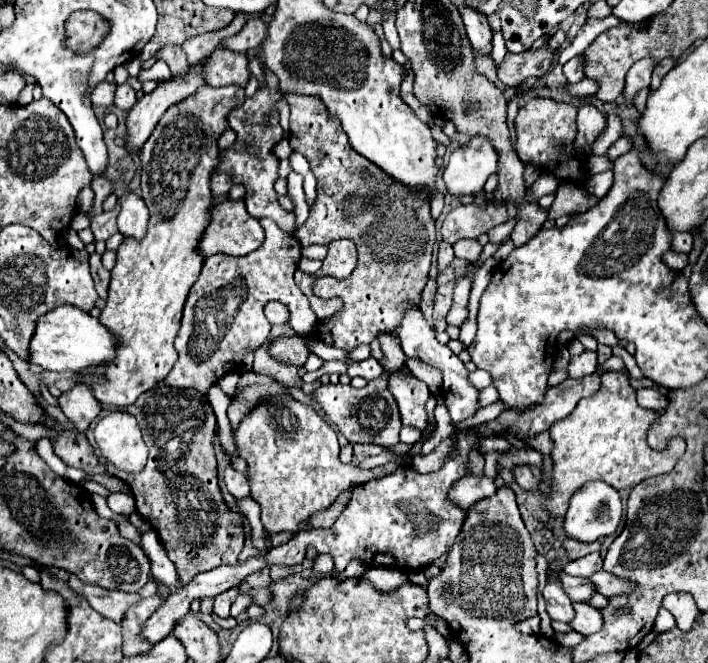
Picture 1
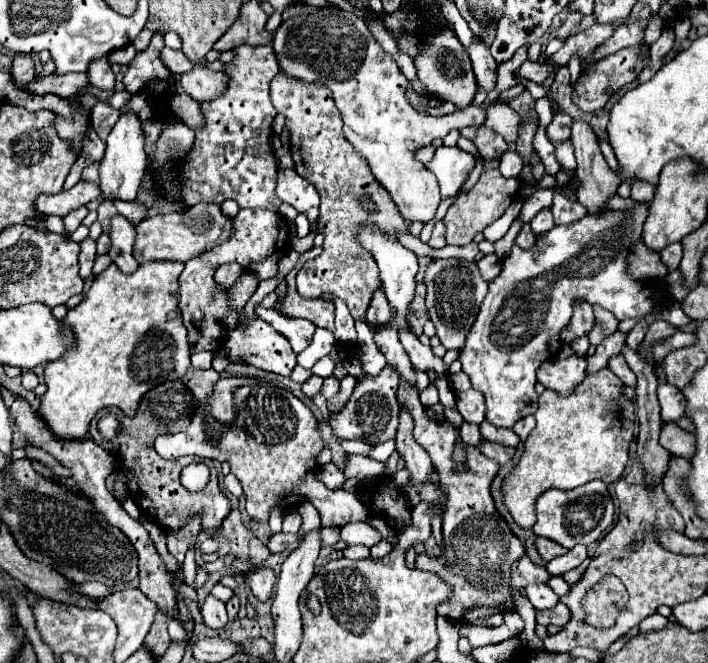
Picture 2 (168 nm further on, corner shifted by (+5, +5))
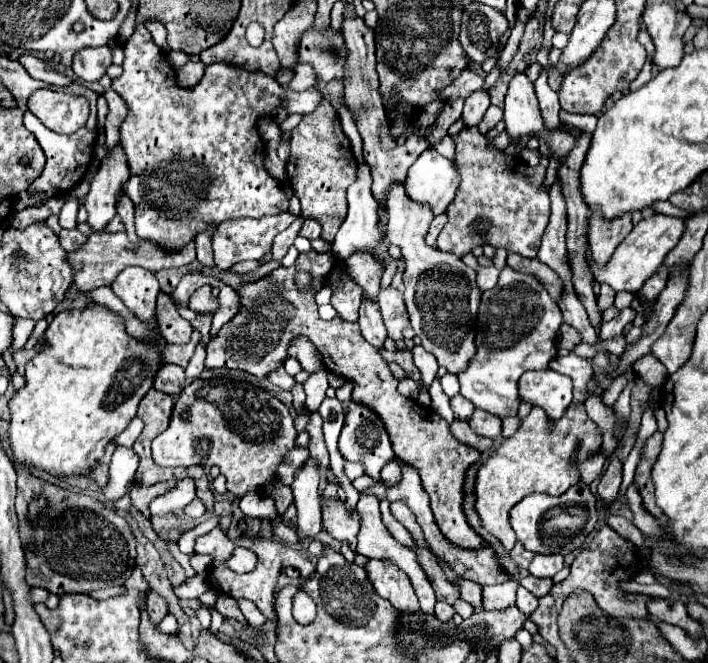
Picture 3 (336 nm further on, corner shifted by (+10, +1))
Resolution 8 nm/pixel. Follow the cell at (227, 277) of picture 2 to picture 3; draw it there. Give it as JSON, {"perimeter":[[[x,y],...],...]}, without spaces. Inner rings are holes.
{"perimeter":[[[212,227],[212,229],[208,229],[206,233],[202,233],[202,235],[198,235],[196,237],[196,241],[194,241],[194,245],[196,245],[196,259],[202,263],[202,265],[206,265],[206,267],[214,267],[214,261],[212,261],[212,233],[216,231],[216,227]]]}

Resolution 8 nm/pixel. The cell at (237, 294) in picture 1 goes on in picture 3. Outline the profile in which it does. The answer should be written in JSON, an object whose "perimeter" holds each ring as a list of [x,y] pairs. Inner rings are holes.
{"perimeter":[[[280,213],[274,217],[264,217],[264,219],[234,219],[226,221],[216,227],[212,233],[212,251],[214,251],[214,263],[216,267],[232,267],[240,261],[246,259],[260,259],[266,251],[272,249],[274,237],[284,231],[296,217],[292,213]]]}

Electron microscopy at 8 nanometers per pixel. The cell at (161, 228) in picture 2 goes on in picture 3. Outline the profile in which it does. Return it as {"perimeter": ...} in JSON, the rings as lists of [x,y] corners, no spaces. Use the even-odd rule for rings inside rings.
{"perimeter":[[[92,233],[88,237],[88,241],[80,247],[80,251],[74,251],[74,253],[66,253],[66,259],[68,263],[72,265],[74,269],[74,275],[72,275],[72,285],[82,291],[82,293],[90,293],[92,289],[96,287],[102,287],[102,285],[112,285],[114,277],[124,269],[124,267],[130,267],[130,265],[136,265],[136,267],[144,267],[152,273],[160,271],[160,269],[168,269],[168,267],[182,267],[182,265],[188,265],[190,261],[194,261],[194,243],[186,245],[186,249],[182,249],[180,253],[176,255],[166,255],[162,253],[156,245],[150,245],[146,241],[140,241],[138,247],[134,247],[126,233]]]}

